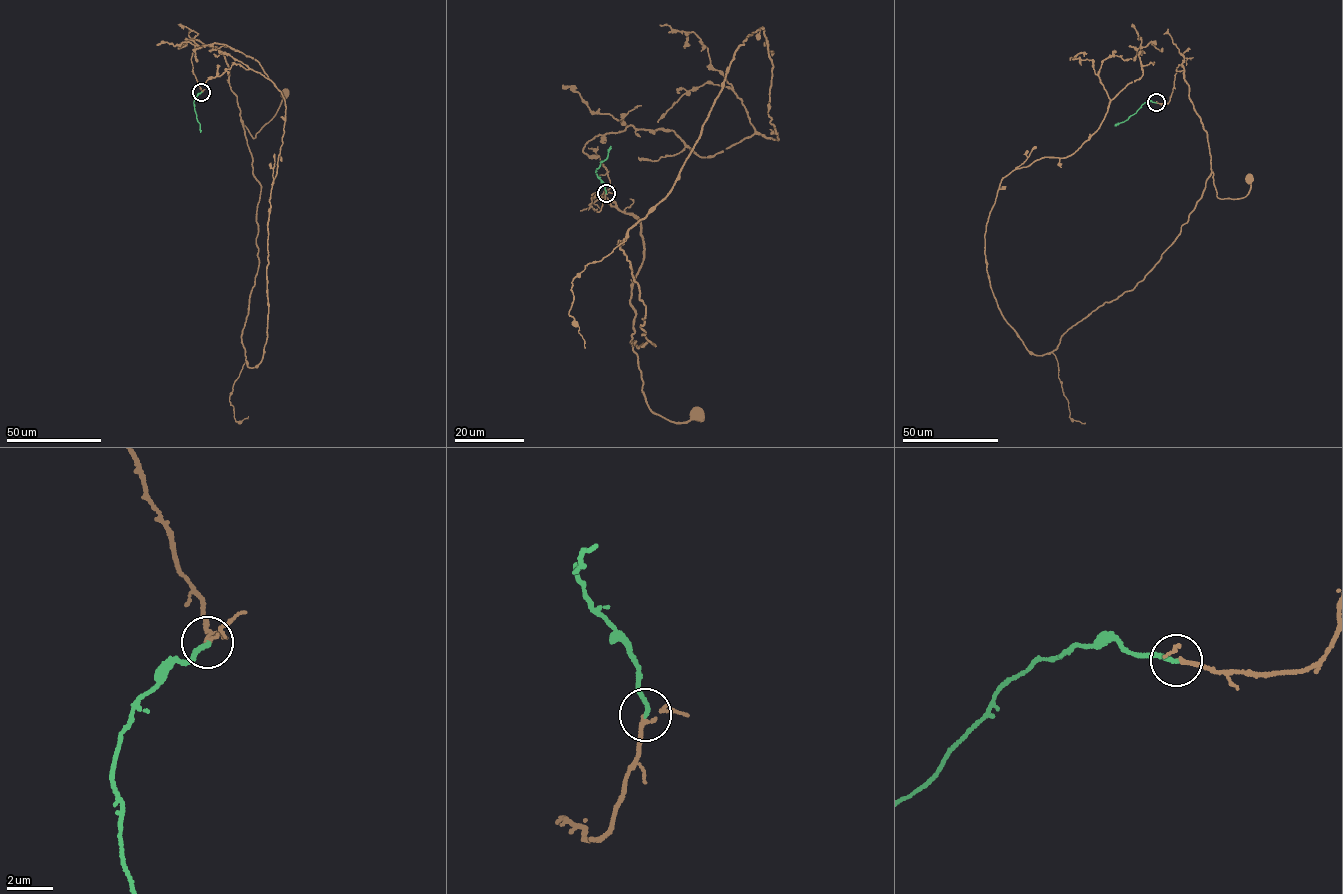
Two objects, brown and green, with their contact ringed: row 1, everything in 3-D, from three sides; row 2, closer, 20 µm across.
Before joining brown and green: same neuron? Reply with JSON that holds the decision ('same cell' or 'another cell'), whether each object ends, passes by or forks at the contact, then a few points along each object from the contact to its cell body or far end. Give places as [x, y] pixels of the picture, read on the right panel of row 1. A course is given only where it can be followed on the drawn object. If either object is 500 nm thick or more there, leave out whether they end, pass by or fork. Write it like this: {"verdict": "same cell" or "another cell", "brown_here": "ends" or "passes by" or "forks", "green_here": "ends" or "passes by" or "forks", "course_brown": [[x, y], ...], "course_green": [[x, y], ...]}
{"verdict": "same cell", "brown_here": "passes by", "green_here": "ends", "course_brown": [[1156, 103], [1170, 100], [1181, 65], [1206, 132], [1216, 195], [1241, 198], [1250, 190], [1249, 178]], "course_green": [[1156, 103], [1146, 102], [1127, 120], [1114, 125]]}

